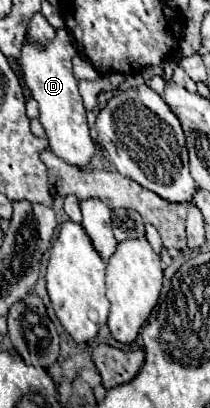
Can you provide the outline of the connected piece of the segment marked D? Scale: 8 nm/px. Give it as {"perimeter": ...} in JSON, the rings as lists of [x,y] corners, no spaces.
{"perimeter":[[[61,28],[58,29],[54,41],[46,45],[32,43],[30,39],[26,39],[20,53],[20,65],[24,73],[24,83],[30,89],[32,97],[38,101],[38,109],[40,109],[38,119],[46,131],[52,153],[64,159],[66,163],[84,169],[94,155],[94,143],[90,139],[86,109],[82,105],[82,97],[76,87],[76,77],[72,73],[74,55],[76,55],[76,47],[72,33],[66,28]]]}

